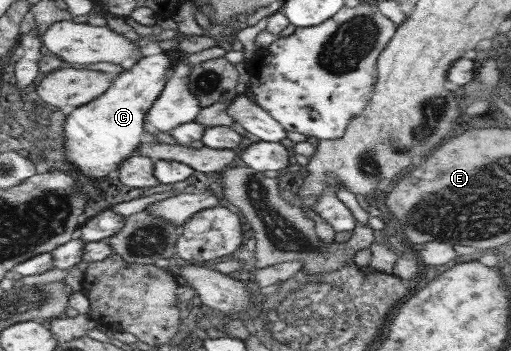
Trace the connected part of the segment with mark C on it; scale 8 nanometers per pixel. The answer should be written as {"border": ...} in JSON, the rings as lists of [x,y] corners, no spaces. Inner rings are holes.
{"border":[[[163,50],[159,54],[142,58],[131,68],[124,68],[123,72],[115,75],[112,85],[103,93],[102,97],[94,99],[87,105],[68,110],[63,125],[67,161],[75,165],[82,175],[90,177],[94,183],[105,181],[112,171],[119,171],[120,164],[134,156],[139,145],[144,142],[148,132],[147,113],[155,106],[155,102],[167,86],[168,71],[173,67],[175,67],[173,52]]]}

